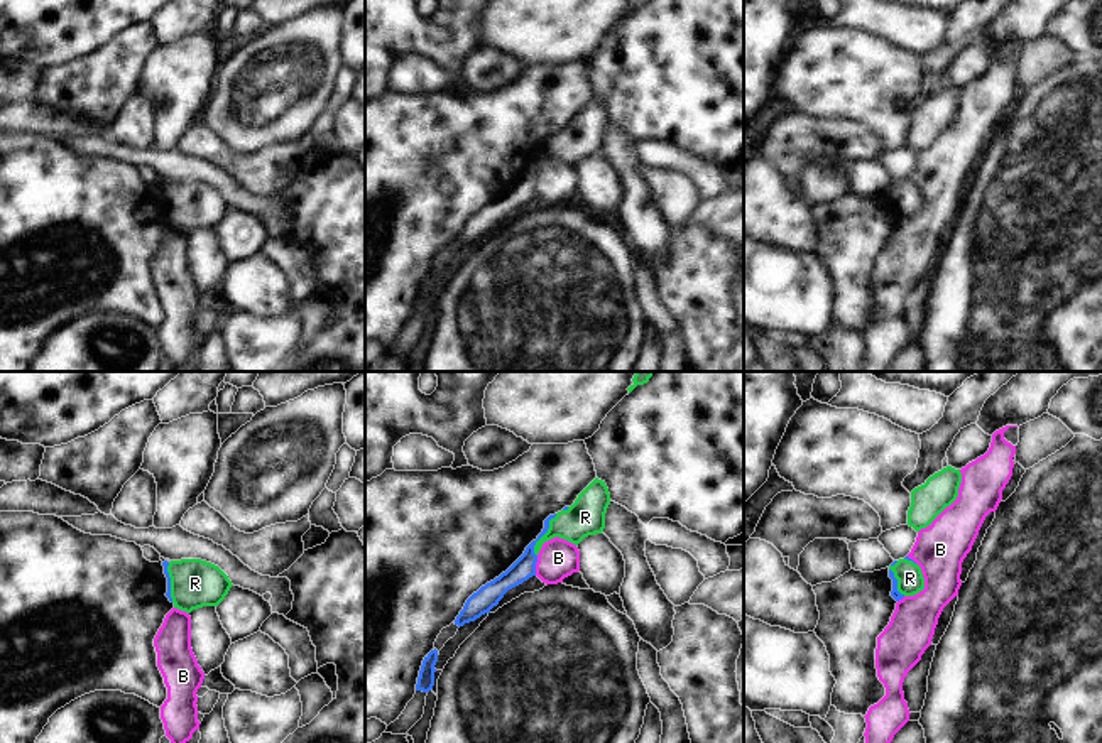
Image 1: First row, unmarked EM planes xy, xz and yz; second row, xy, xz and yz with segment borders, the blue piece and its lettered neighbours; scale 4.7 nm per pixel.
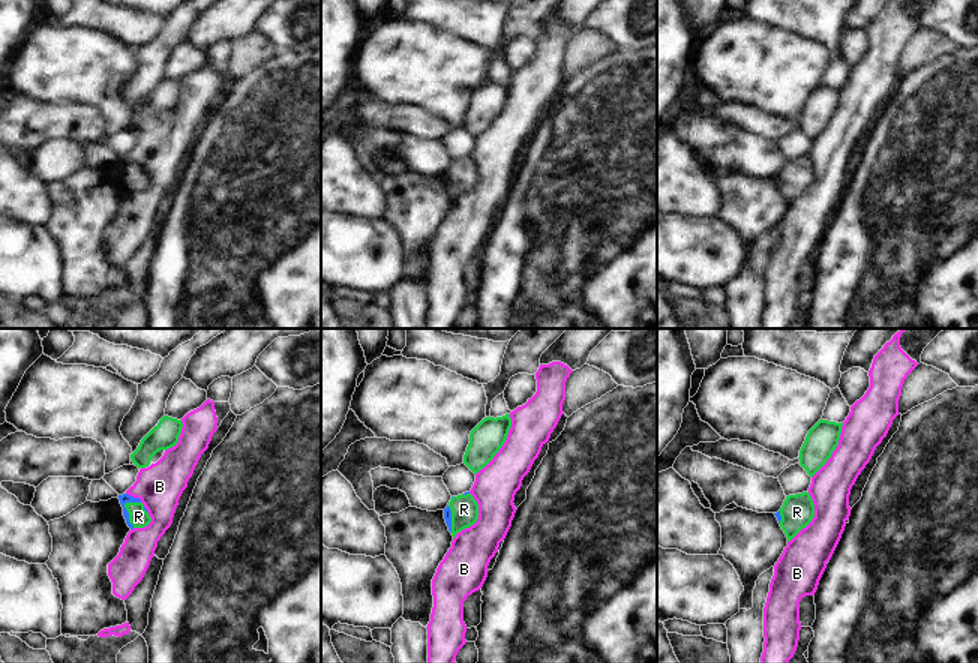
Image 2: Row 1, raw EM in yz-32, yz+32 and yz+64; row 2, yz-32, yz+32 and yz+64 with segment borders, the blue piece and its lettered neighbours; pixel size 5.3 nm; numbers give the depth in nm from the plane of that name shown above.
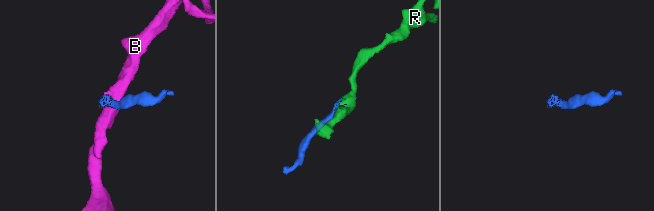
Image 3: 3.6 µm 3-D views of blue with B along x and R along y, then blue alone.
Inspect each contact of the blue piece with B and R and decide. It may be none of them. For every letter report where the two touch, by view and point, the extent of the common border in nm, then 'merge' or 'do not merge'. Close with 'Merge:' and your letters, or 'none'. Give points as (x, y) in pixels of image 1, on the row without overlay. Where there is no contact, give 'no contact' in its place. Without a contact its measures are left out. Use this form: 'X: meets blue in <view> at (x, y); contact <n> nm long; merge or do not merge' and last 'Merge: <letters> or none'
B: meets blue in xz at (534, 188); contact 100 nm long; do not merge
R: meets blue in xz at (543, 156); contact 220 nm long; merge
Merge: R

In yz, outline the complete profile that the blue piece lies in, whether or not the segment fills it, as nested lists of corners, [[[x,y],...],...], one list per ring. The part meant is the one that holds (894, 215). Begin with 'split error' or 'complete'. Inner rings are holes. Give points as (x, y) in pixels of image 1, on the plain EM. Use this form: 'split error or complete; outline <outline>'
split error; outline [[[909,181],[894,182],[889,187],[889,199],[892,201],[891,218],[899,223],[904,218],[914,218],[925,211],[925,199],[921,189]]]

